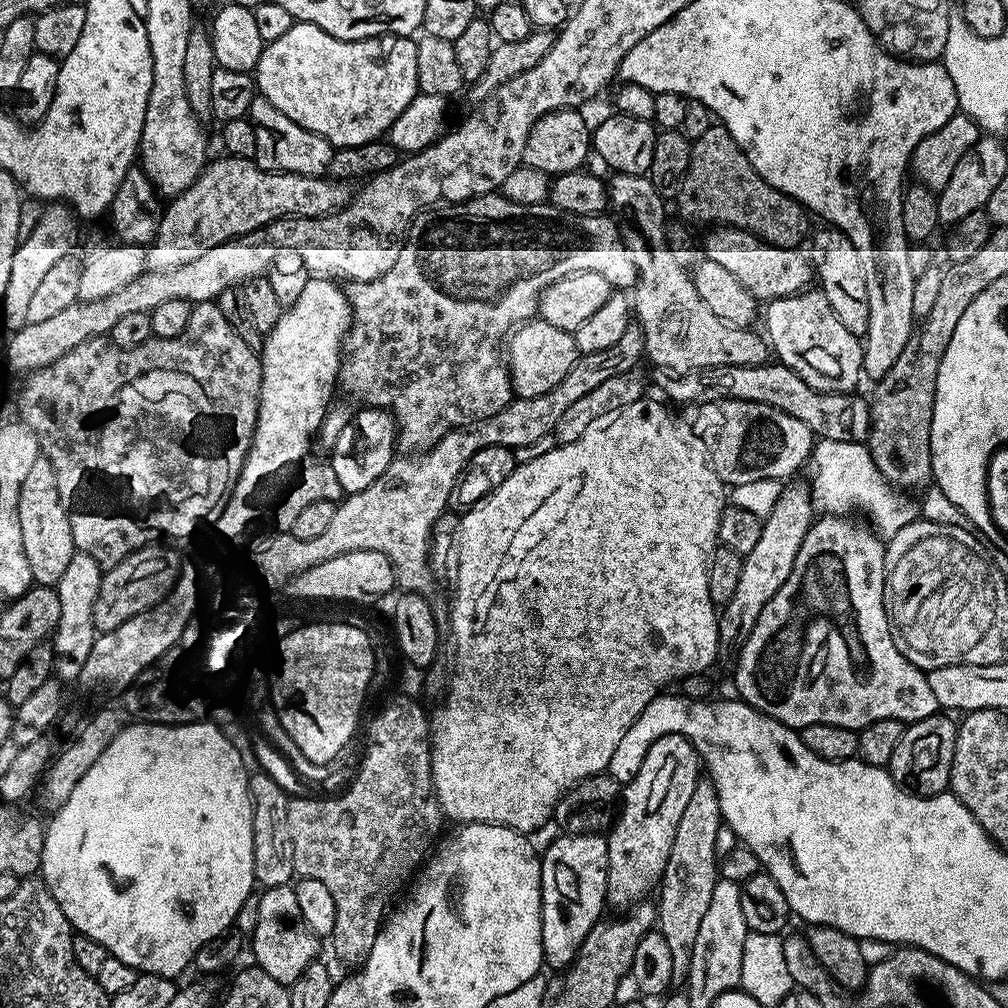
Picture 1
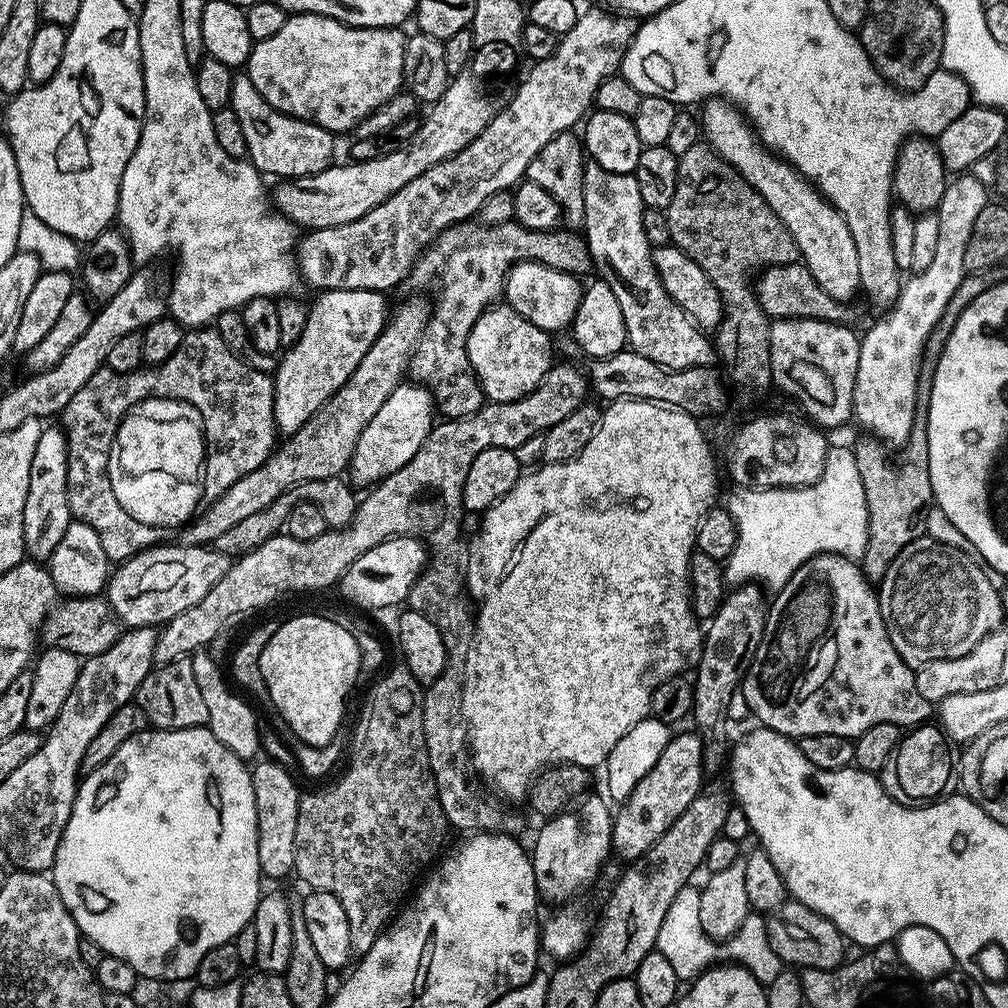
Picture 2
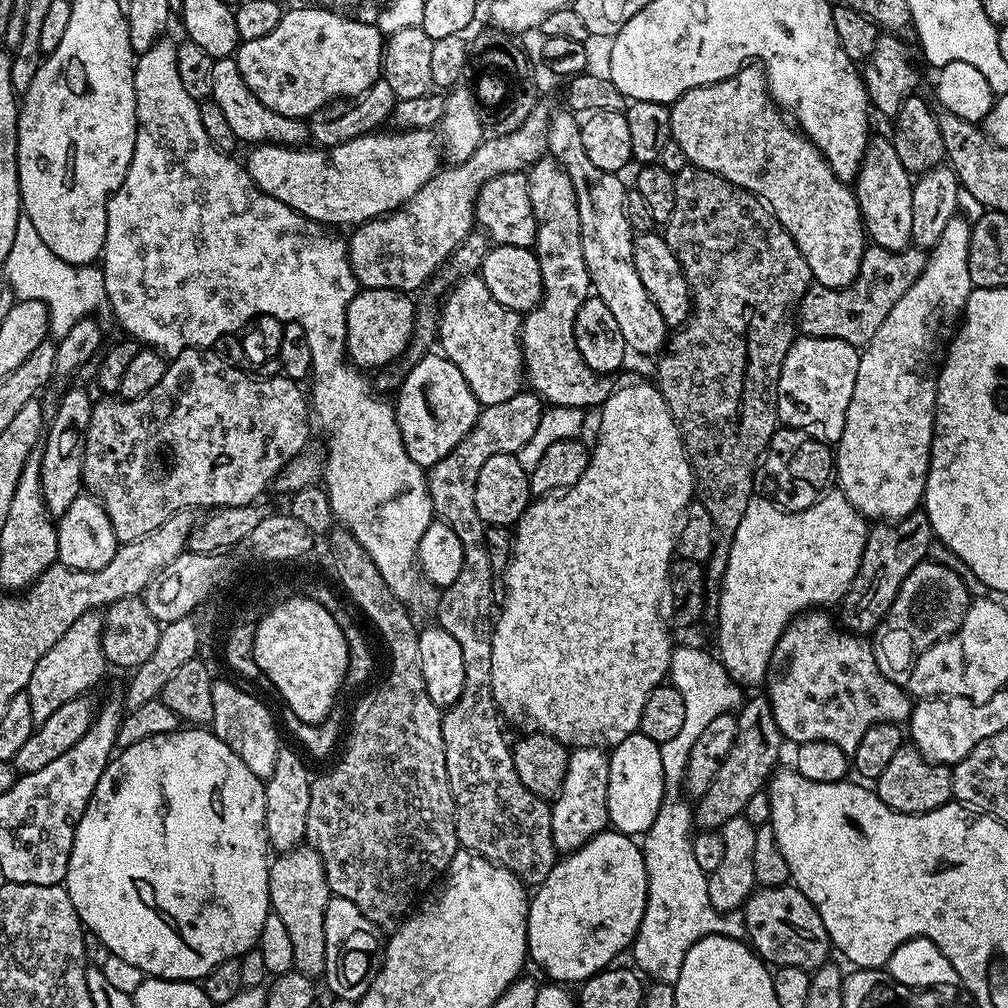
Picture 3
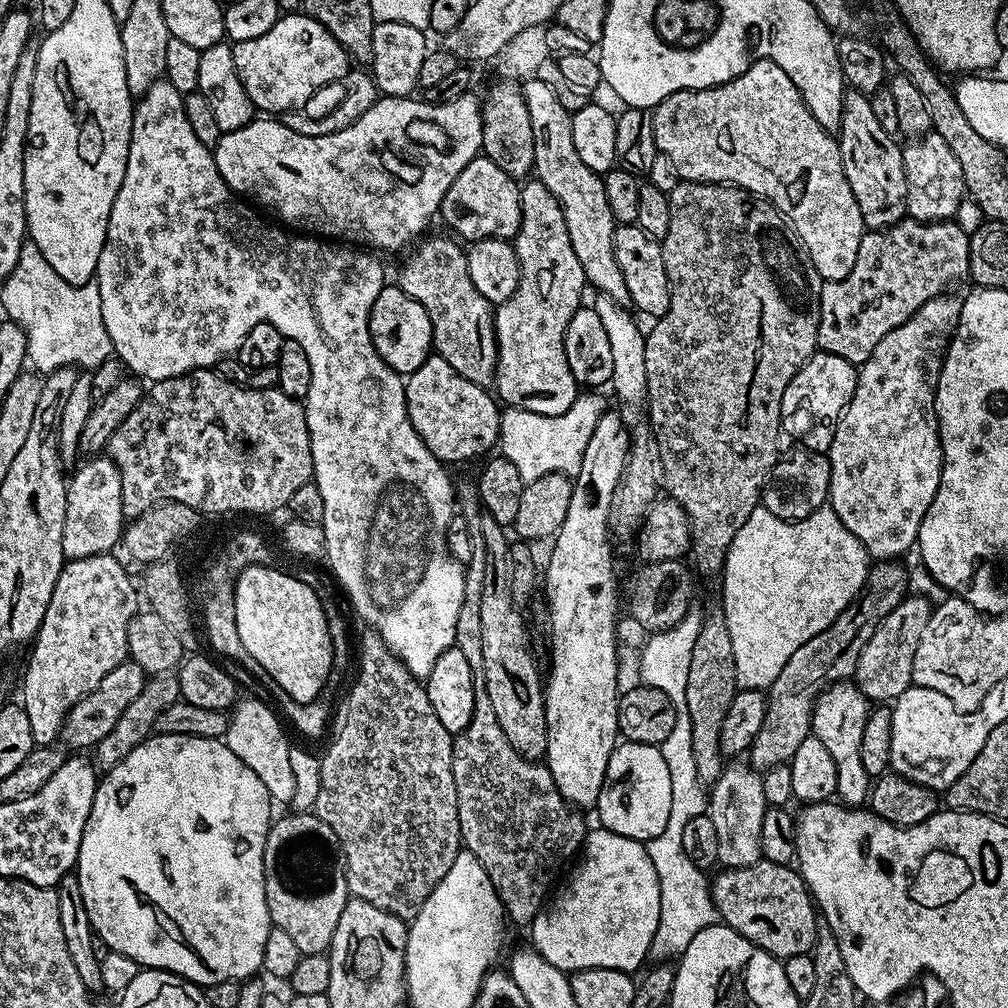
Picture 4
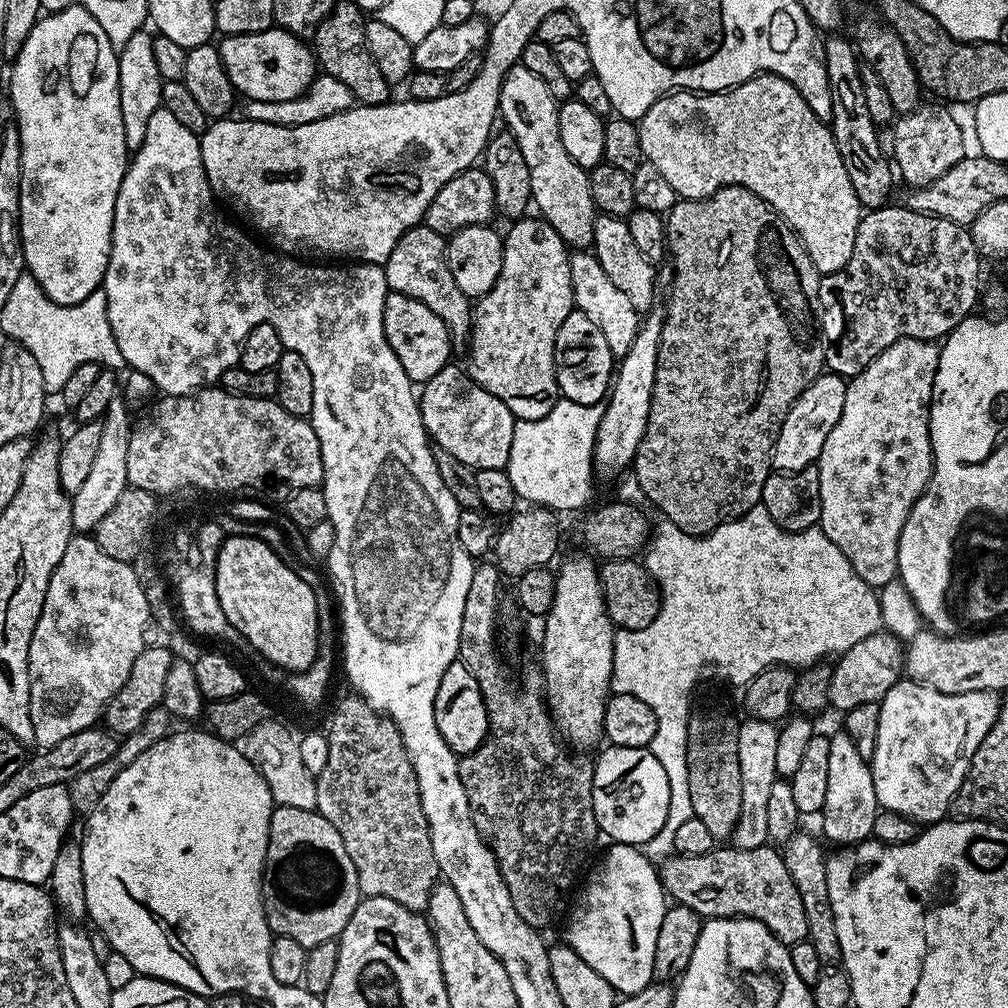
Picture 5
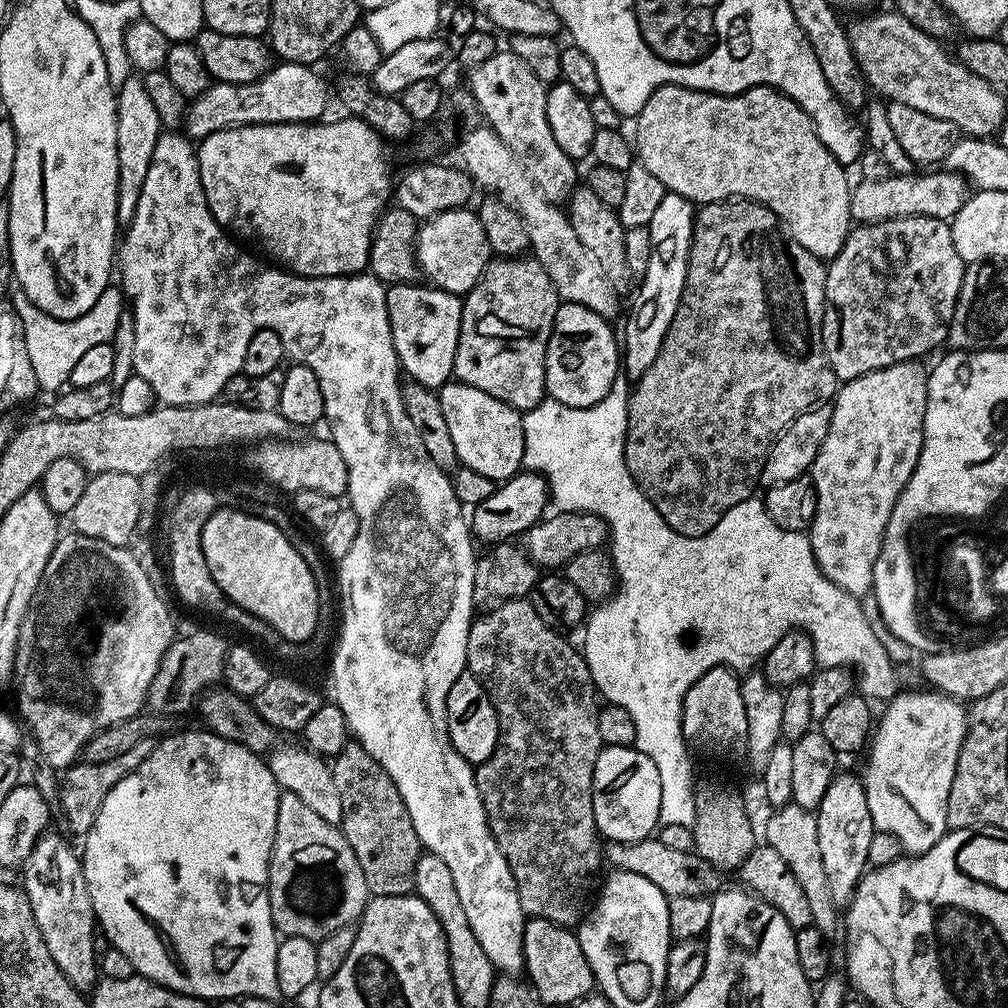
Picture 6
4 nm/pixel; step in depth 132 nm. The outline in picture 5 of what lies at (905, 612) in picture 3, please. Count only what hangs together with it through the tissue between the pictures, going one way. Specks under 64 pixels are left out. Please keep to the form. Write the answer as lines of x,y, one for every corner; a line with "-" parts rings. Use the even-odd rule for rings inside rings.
881,630
857,645
850,646
835,662
837,664
832,668
832,677
828,683
828,702
840,714
846,714
854,710
854,706
879,704
881,698
901,679
906,652
899,639
891,632

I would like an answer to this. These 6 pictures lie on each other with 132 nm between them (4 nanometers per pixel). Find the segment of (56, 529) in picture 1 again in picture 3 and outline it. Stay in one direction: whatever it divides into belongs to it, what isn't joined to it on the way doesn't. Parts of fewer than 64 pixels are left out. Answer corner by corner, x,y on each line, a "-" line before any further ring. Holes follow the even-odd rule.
71,388
67,389
69,392
65,396
59,397
56,410
51,413
50,423
42,436
42,451
39,453
42,498
46,502
46,510
54,518
66,514
66,510
70,510
70,502
82,495
84,488
84,451
94,400
82,389

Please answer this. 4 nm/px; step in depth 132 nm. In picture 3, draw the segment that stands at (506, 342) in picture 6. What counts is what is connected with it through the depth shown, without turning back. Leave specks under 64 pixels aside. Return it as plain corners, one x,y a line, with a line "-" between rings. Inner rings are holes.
551,158
537,160
527,169
526,175
536,215
534,251
540,260
544,287
539,306
523,317
520,326
526,384
549,405
596,410
608,401
614,383
611,375
590,370
590,366
582,362
574,338
576,315
592,288
586,258
582,258
582,226
578,222
574,182
570,182
570,174
566,174
564,167

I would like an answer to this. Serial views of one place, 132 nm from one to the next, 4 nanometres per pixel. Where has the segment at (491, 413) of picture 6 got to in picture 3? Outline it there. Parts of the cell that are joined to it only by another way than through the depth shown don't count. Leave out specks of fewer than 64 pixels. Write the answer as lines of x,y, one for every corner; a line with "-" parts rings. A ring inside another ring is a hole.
443,354
432,355
419,357
413,363
416,365
408,373
403,373
394,399
402,446
406,446
406,454
410,454
410,458
425,470
442,462
442,458
446,458
446,454
470,434
481,409
458,366

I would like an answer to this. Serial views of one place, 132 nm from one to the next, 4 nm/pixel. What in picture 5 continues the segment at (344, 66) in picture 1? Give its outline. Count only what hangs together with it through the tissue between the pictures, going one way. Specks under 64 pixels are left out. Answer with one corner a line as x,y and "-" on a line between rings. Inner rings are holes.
271,27
262,30
258,34
238,34
237,36
225,36
219,41
220,57
222,66
226,66
226,74
230,78
232,87
241,97
249,96
252,100
260,100
261,105
273,104
274,102
286,102
297,100
318,75
318,61
313,49
308,48
303,39
290,34
285,28

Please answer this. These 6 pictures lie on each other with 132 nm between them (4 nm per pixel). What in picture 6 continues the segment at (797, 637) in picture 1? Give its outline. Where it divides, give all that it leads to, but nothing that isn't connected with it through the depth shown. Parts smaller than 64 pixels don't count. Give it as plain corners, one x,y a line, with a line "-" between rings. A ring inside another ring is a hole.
841,771
830,782
826,790
826,798
822,798
815,815
819,852
822,853
827,883
831,887
831,897
834,898
834,906
844,910
852,900
860,877
869,867
870,838
874,829
870,818
870,806
866,806
864,780

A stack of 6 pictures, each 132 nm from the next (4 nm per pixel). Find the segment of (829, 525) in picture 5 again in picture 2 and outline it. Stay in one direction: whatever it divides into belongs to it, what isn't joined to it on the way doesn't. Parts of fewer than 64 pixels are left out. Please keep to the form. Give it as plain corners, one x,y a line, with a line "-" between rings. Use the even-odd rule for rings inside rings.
960,174
949,179
942,195
940,207
935,210
938,218
938,243
934,259
926,270
909,275
903,281
895,304
891,305
889,316
884,316
868,333
860,336
860,353
858,354
858,370
854,378
854,398
852,399
852,415
855,423
860,423
865,433
871,434
888,446
903,446
910,438
912,424
916,418
916,395
918,394
921,357
931,331
939,324
943,312
949,305
954,290
958,289
966,275
964,259
966,246
970,242
970,234
974,230
974,221
978,213
990,203
988,188
976,174

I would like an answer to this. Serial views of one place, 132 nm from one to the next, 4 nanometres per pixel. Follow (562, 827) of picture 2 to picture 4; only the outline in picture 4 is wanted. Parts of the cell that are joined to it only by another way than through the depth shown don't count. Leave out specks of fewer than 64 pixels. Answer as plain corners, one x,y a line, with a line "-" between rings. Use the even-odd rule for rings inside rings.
613,410
601,413
581,454
581,468
572,480
572,493
570,494
570,510
566,510
566,518
562,522
559,532
551,541
552,553
548,556
548,569
542,572
542,590
548,595
548,628
552,631
552,669
546,672
546,683
543,685
546,726
548,727
548,750
546,763
550,774
554,778
554,786
562,794
562,798
577,809
591,809
595,805
598,794
602,790
602,782
606,778
606,766
610,762
610,754
618,743
618,691
616,692
616,615
622,612
622,600
616,597
616,572
612,569
612,540
608,537
608,523
614,520
614,505
616,494
622,483
624,469
628,467
628,450
630,447
629,429
624,429
624,420

